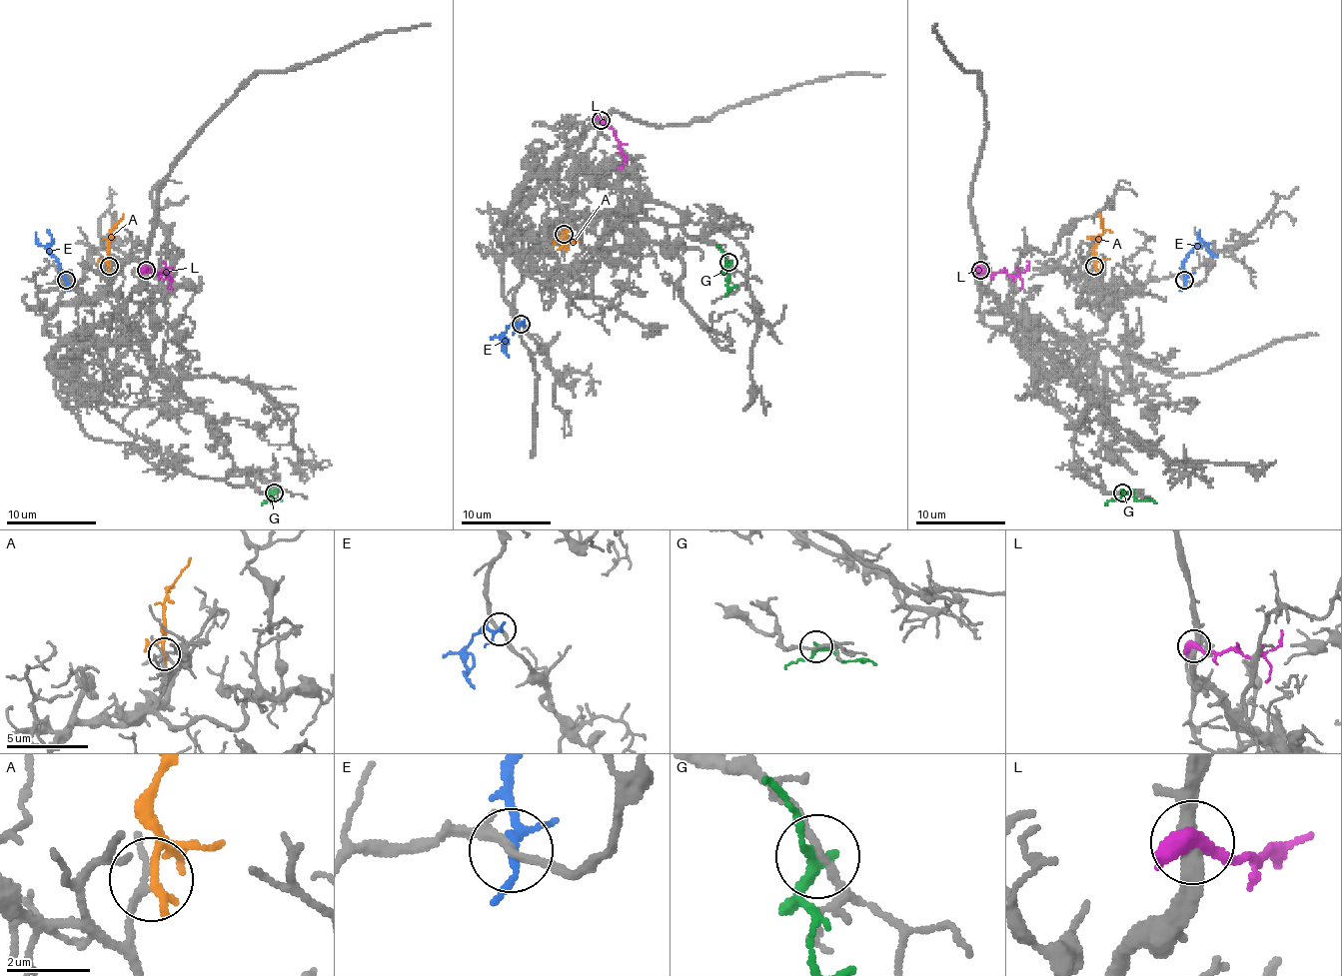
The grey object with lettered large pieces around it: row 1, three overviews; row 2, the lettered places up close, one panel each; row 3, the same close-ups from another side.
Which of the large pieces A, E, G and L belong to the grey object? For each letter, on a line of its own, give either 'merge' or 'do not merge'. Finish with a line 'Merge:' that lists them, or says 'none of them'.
A: merge
E: do not merge
G: do not merge
L: do not merge
Merge: A

